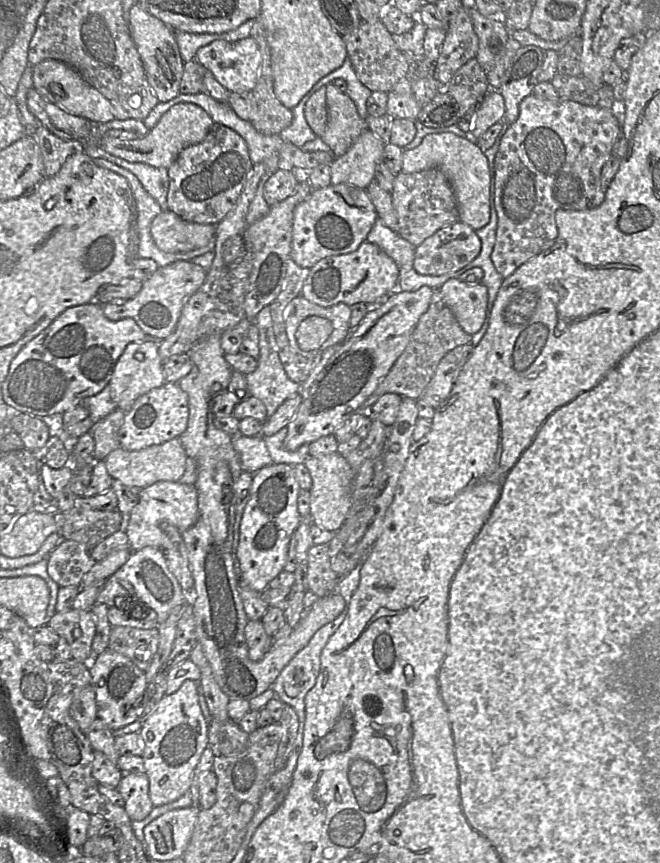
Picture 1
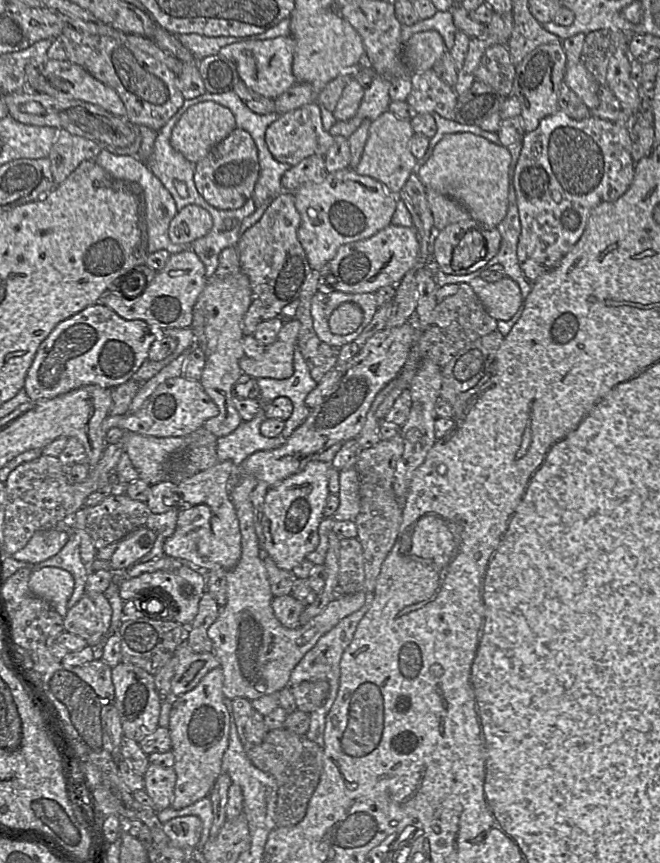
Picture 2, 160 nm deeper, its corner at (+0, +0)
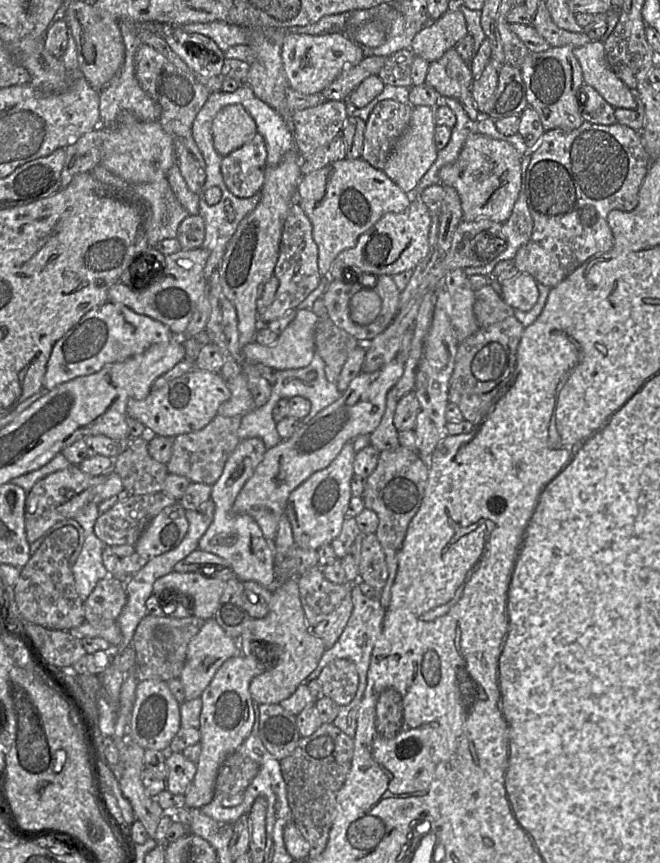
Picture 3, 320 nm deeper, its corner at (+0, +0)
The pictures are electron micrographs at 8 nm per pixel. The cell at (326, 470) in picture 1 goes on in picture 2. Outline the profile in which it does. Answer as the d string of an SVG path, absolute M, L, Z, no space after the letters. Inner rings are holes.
M355 469L339 471L339 506L334 520L354 520L360 510L359 476Z

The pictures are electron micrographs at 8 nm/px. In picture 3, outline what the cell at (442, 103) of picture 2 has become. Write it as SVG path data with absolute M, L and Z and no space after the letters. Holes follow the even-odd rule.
M455 47L441 58L430 63L425 82L435 88L443 98L458 100L472 120L483 117L471 95L473 81L470 65L458 54Z

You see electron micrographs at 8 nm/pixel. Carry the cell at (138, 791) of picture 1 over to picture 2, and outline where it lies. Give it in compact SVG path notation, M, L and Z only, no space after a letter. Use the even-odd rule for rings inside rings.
M150 764L143 774L144 791L158 809L168 808L172 802L177 775L173 767Z

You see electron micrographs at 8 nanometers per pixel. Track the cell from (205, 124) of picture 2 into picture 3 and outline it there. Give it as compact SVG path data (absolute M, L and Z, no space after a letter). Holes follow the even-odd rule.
M240 104L223 107L212 123L213 145L222 157L250 142L256 134L255 121Z

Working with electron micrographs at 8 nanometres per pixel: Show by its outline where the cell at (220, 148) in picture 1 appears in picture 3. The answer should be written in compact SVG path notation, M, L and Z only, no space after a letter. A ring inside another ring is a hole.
M259 133L250 142L224 156L221 161L221 174L227 189L238 198L250 198L260 193L265 181L266 159L267 149Z

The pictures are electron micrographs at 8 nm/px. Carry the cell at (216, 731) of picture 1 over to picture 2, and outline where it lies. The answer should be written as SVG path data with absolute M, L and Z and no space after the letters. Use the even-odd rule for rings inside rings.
M283 728L274 729L265 735L260 744L246 748L246 754L254 766L276 779L277 826L288 827L298 824L305 817L308 803L322 775L324 752L321 742L311 741L305 735L298 735Z

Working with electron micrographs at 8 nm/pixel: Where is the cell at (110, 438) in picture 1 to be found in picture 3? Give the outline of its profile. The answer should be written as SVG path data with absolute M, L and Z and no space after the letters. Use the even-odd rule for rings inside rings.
M77 465L51 473L36 482L27 492L25 501L25 533L26 539L31 544L40 538L55 523L75 515L100 492L100 486L105 482L113 466L98 476L83 473Z

